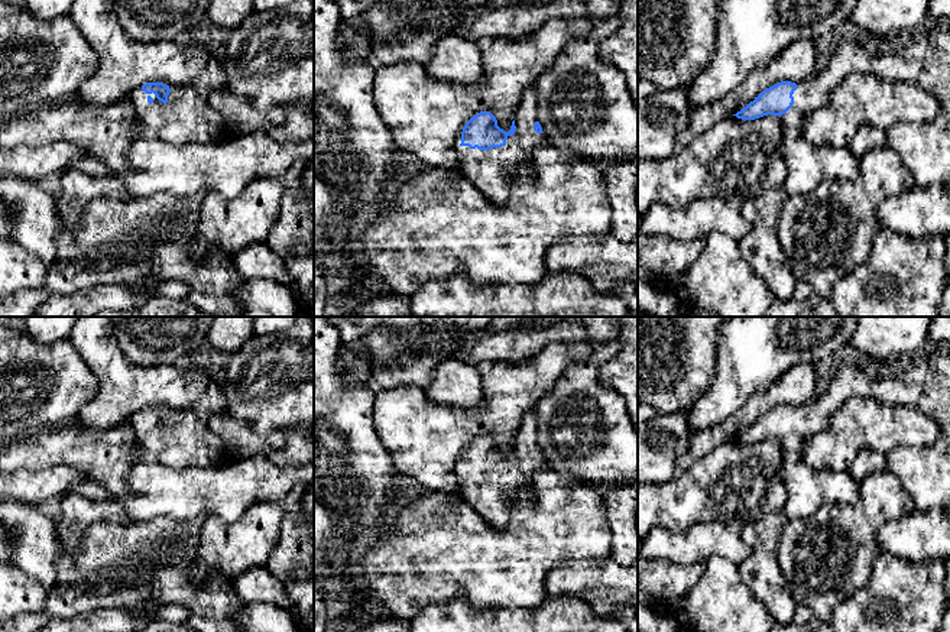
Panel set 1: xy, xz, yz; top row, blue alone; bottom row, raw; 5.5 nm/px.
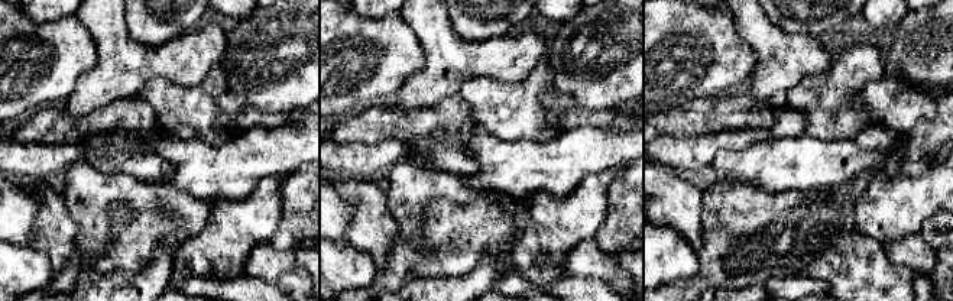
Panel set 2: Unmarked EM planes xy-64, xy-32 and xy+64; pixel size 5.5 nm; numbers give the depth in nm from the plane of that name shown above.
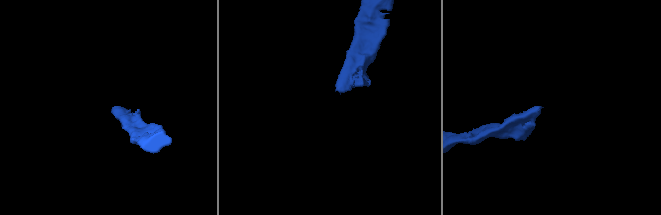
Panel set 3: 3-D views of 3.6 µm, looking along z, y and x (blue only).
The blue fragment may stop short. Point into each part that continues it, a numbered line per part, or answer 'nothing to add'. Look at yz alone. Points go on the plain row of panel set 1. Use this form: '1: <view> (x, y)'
1: yz (923, 382)

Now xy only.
1: xy (188, 441)

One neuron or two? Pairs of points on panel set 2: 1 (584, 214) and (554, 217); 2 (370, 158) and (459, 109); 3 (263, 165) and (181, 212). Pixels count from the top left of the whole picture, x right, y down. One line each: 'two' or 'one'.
1: one
2: two
3: two

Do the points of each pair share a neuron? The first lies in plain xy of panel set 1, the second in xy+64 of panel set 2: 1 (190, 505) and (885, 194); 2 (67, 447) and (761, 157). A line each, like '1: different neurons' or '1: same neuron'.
1: different neurons
2: different neurons

